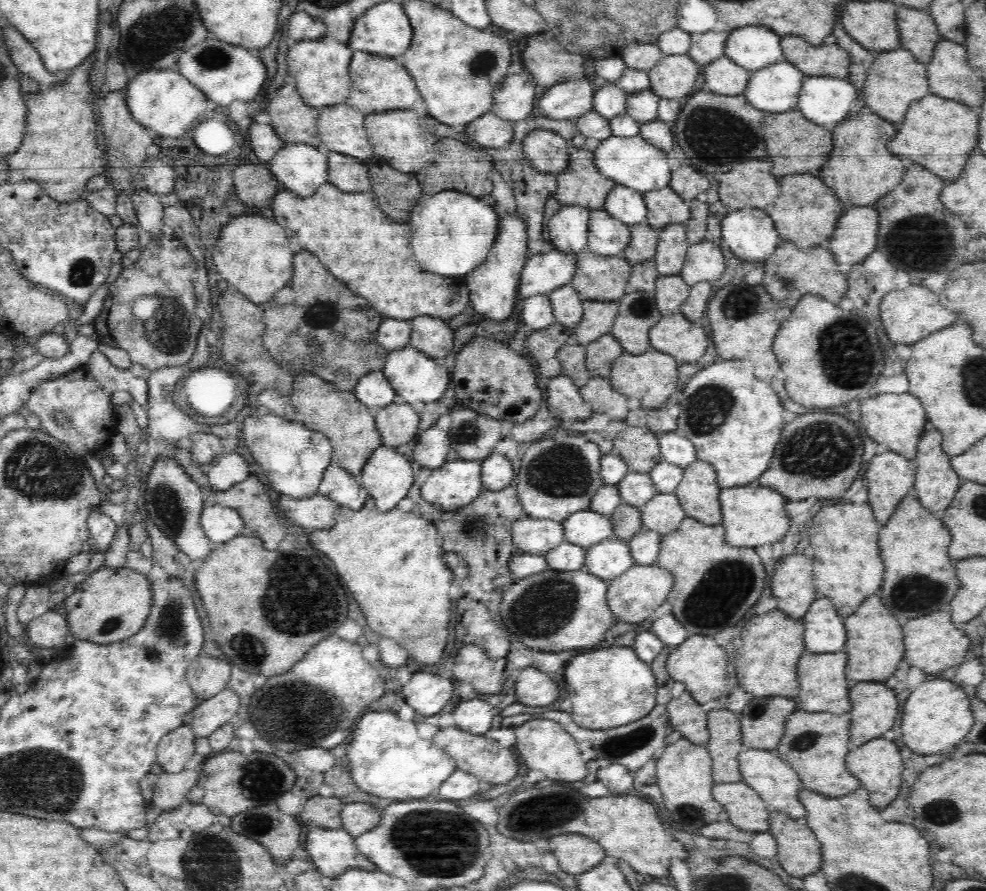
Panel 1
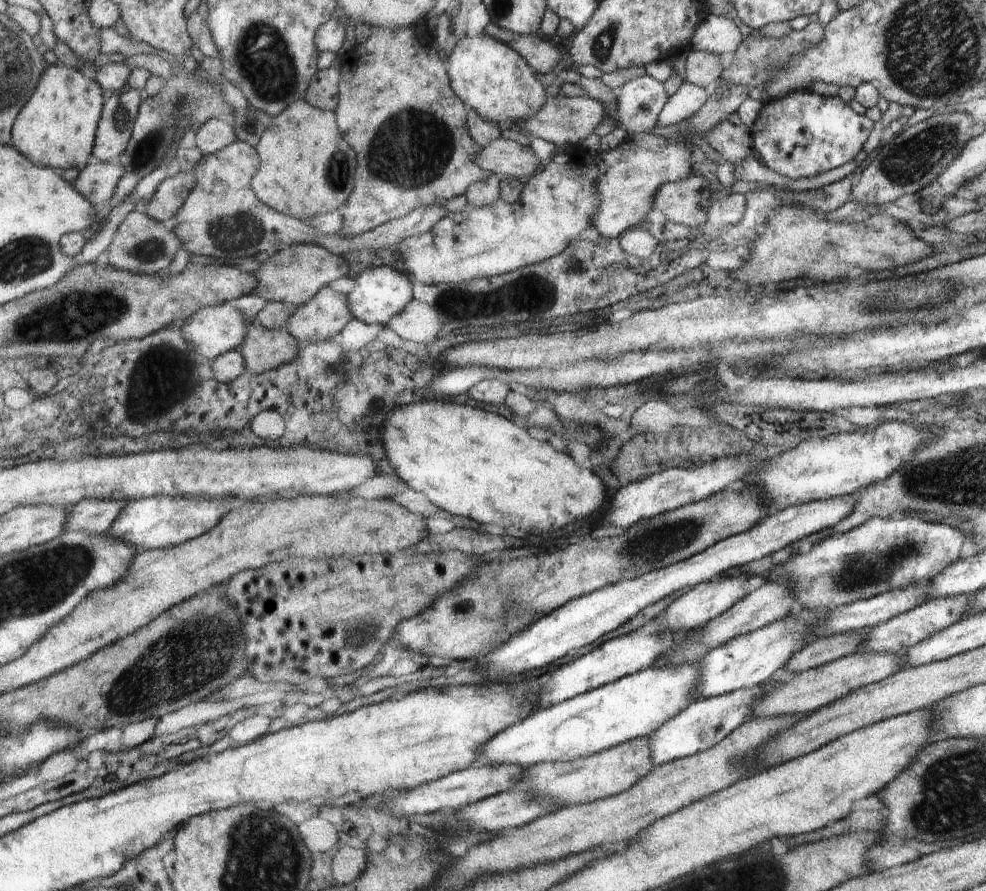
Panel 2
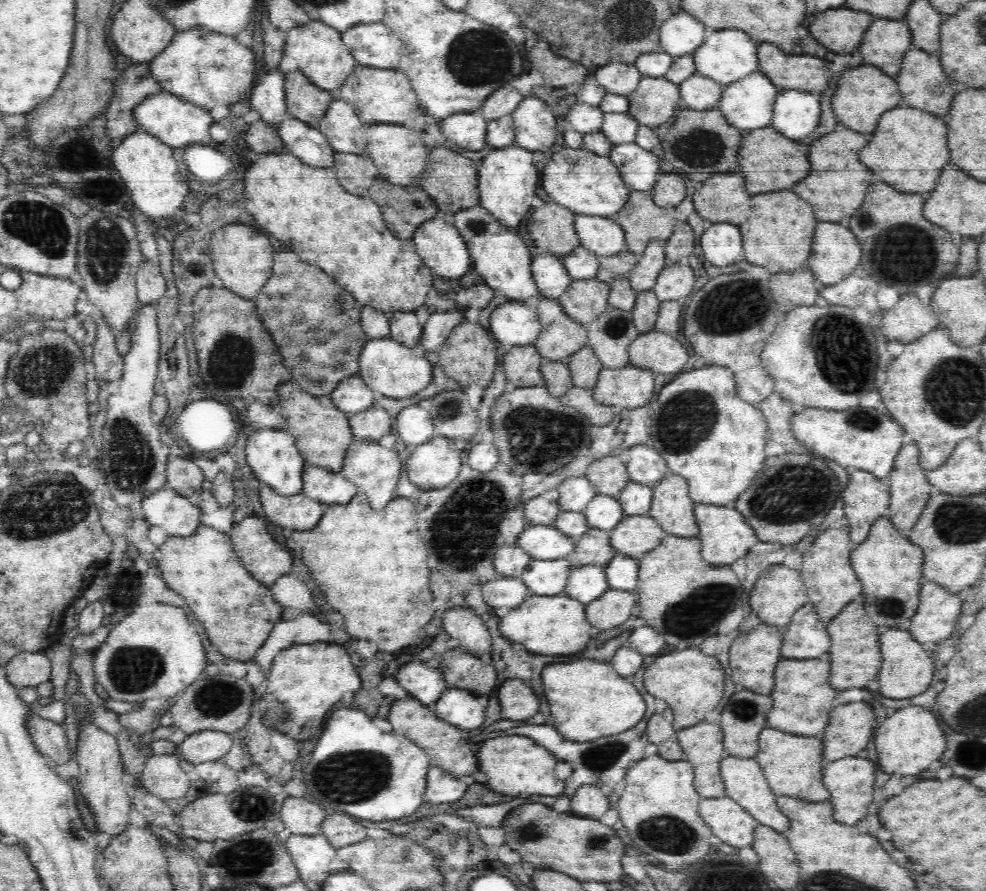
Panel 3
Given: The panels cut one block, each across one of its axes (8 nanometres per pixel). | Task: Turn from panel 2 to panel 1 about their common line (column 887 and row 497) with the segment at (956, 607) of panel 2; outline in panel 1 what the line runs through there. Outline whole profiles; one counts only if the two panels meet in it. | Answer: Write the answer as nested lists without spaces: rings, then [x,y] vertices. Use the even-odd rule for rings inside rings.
[[[630,471],[617,484],[617,487],[622,502],[638,508],[644,506],[653,496],[659,493],[658,487],[654,485],[649,473]]]

